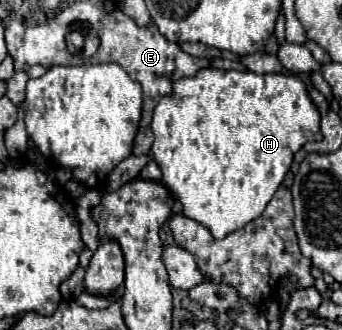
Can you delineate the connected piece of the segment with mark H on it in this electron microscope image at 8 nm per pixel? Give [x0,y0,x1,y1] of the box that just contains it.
[151,68,323,240]

